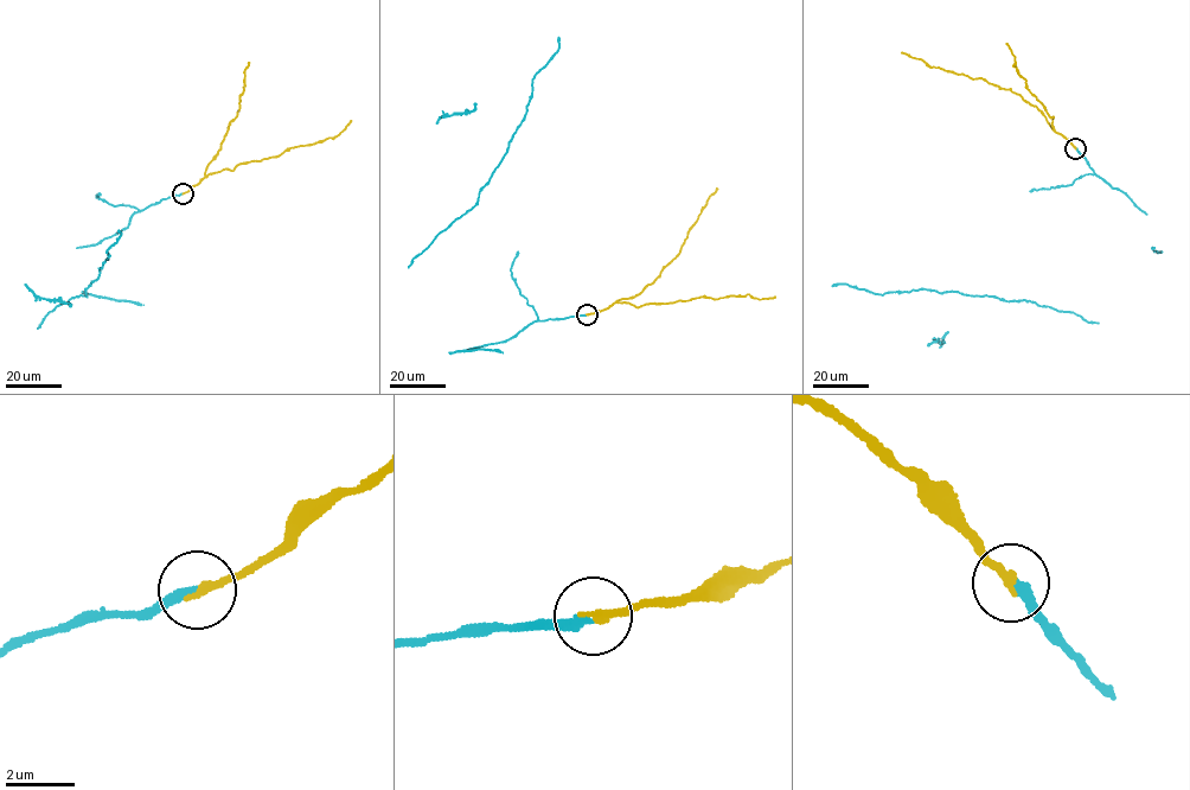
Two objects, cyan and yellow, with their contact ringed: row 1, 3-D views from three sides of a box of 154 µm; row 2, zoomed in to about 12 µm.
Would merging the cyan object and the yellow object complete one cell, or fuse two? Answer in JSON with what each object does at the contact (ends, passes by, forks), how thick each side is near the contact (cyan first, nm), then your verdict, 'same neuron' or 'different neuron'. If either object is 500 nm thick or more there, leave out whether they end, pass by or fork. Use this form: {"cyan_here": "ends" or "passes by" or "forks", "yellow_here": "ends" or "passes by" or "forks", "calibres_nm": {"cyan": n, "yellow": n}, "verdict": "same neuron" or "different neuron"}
{"cyan_here": "ends", "yellow_here": "ends", "calibres_nm": {"cyan": 280, "yellow": 240}, "verdict": "same neuron"}

